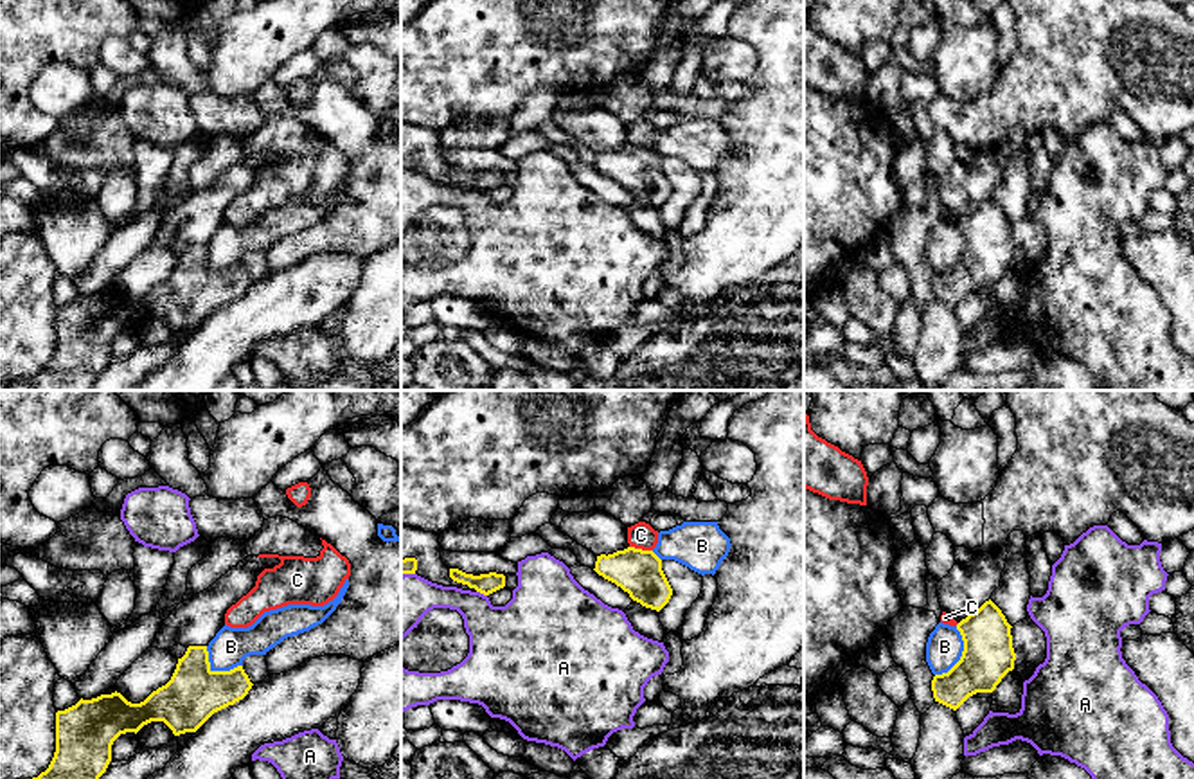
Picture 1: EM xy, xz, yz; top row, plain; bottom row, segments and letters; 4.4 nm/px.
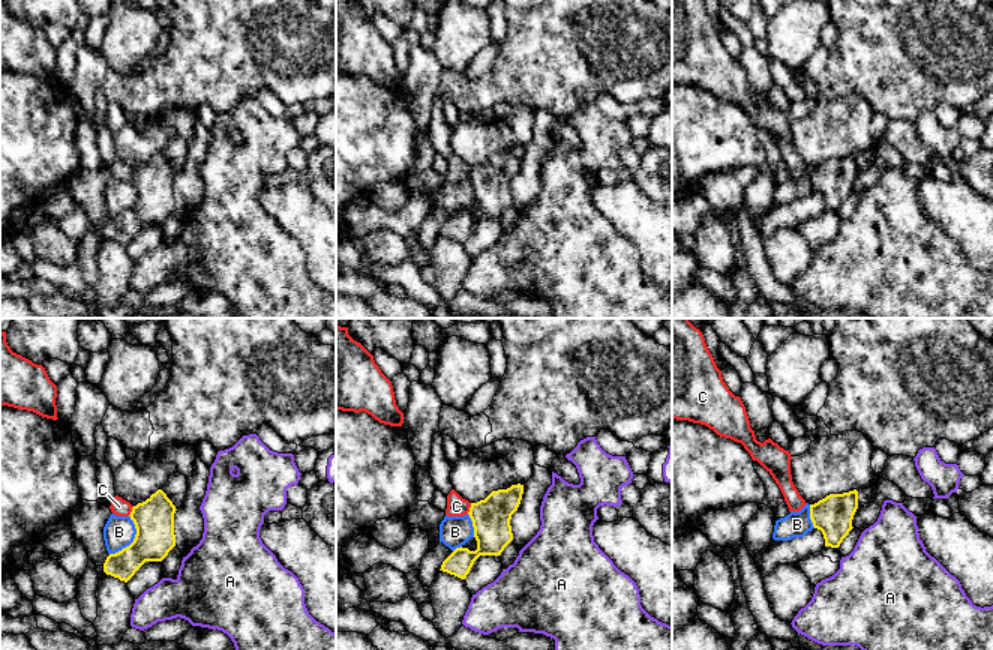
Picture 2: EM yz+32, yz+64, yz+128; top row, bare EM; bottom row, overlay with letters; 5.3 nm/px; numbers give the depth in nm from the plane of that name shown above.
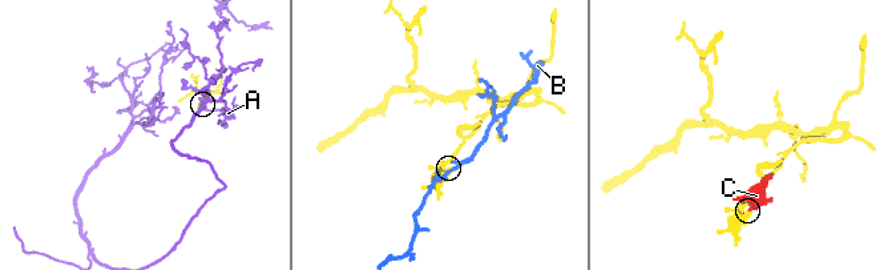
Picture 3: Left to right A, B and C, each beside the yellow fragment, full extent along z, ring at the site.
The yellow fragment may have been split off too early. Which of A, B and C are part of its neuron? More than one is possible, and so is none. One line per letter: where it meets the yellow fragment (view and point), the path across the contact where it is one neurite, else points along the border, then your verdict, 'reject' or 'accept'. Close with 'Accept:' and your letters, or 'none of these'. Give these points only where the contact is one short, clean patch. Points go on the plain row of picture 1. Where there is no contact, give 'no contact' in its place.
A: meets yellow in xz at (482, 189); reject
B: meets yellow in yz at (962, 252); reject
C: meets yellow in xz at (641, 146); border along xz (630, 143), (651, 148); reject
Accept: none of these

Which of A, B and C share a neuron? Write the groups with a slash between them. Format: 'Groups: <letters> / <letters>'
Groups: A / B / C

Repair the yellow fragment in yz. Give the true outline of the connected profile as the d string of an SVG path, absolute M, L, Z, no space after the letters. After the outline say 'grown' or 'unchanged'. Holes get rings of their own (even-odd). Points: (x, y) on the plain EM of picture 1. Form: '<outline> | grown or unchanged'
M989 196L957 221L964 237L960 257L931 277L935 299L957 308L976 290L993 290L1014 266L1011 221Z | unchanged

